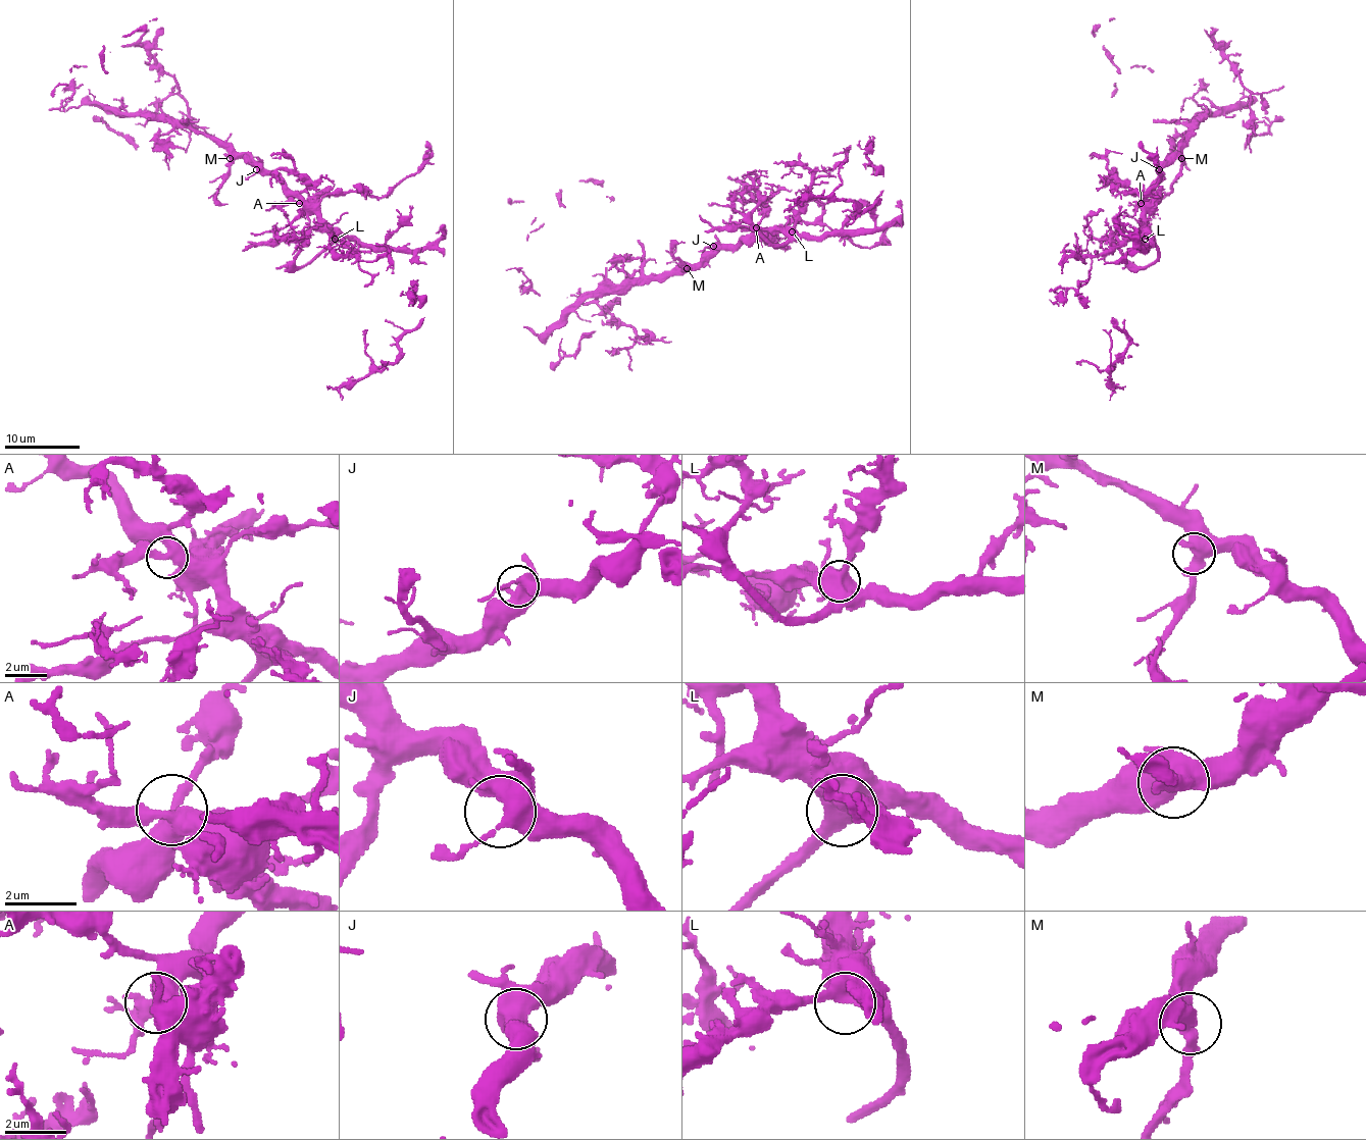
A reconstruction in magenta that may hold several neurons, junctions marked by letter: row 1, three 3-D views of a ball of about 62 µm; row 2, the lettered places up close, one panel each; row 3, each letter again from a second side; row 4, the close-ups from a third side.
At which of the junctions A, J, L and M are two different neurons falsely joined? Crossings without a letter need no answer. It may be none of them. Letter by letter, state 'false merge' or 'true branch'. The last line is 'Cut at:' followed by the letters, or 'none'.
A: true branch
J: true branch
L: true branch
M: true branch
Cut at: none

